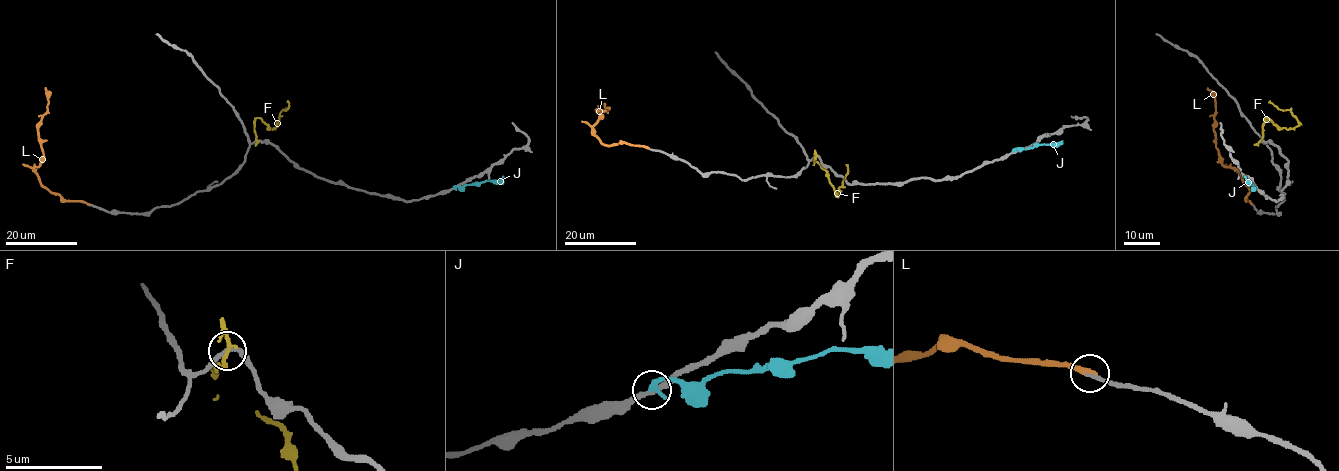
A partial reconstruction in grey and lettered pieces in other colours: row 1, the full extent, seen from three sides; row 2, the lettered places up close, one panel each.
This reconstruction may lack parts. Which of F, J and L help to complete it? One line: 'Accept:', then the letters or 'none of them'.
Accept: none of them

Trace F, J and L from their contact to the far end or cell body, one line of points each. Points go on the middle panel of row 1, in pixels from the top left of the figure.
F: (816, 156), (813, 158), (828, 176), (836, 195), (848, 170), (846, 165)
J: (1012, 151), (1037, 145), (1059, 144), (1062, 141)
L: (647, 148), (623, 142), (603, 144), (599, 141), (592, 126), (602, 115), (597, 109), (607, 111), (604, 103)

